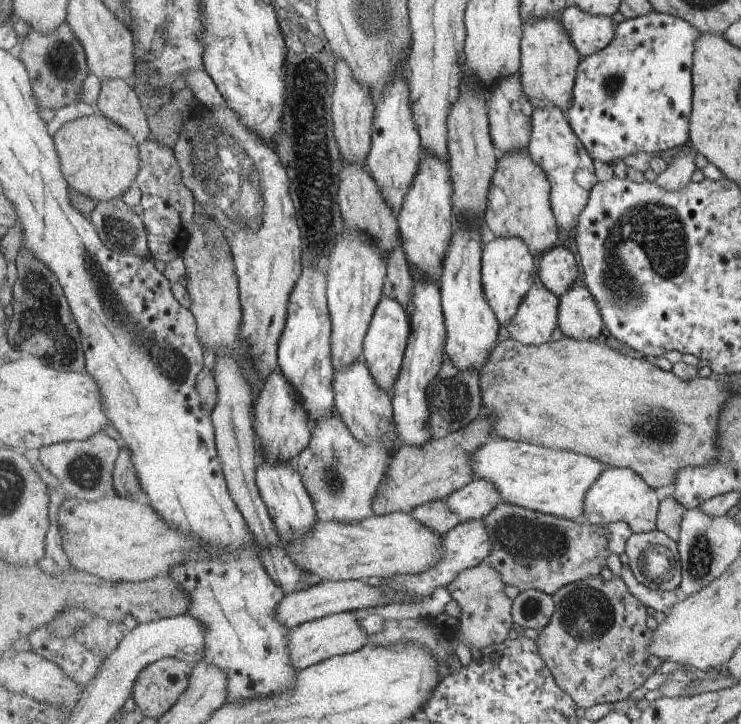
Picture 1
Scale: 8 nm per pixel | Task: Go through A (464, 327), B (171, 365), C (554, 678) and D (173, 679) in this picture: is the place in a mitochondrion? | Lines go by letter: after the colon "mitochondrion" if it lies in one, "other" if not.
A: other
B: mitochondrion
C: other
D: other

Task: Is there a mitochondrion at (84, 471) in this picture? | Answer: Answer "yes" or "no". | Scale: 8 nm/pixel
yes

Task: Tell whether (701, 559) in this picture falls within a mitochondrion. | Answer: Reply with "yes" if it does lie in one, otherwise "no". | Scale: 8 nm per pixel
yes

